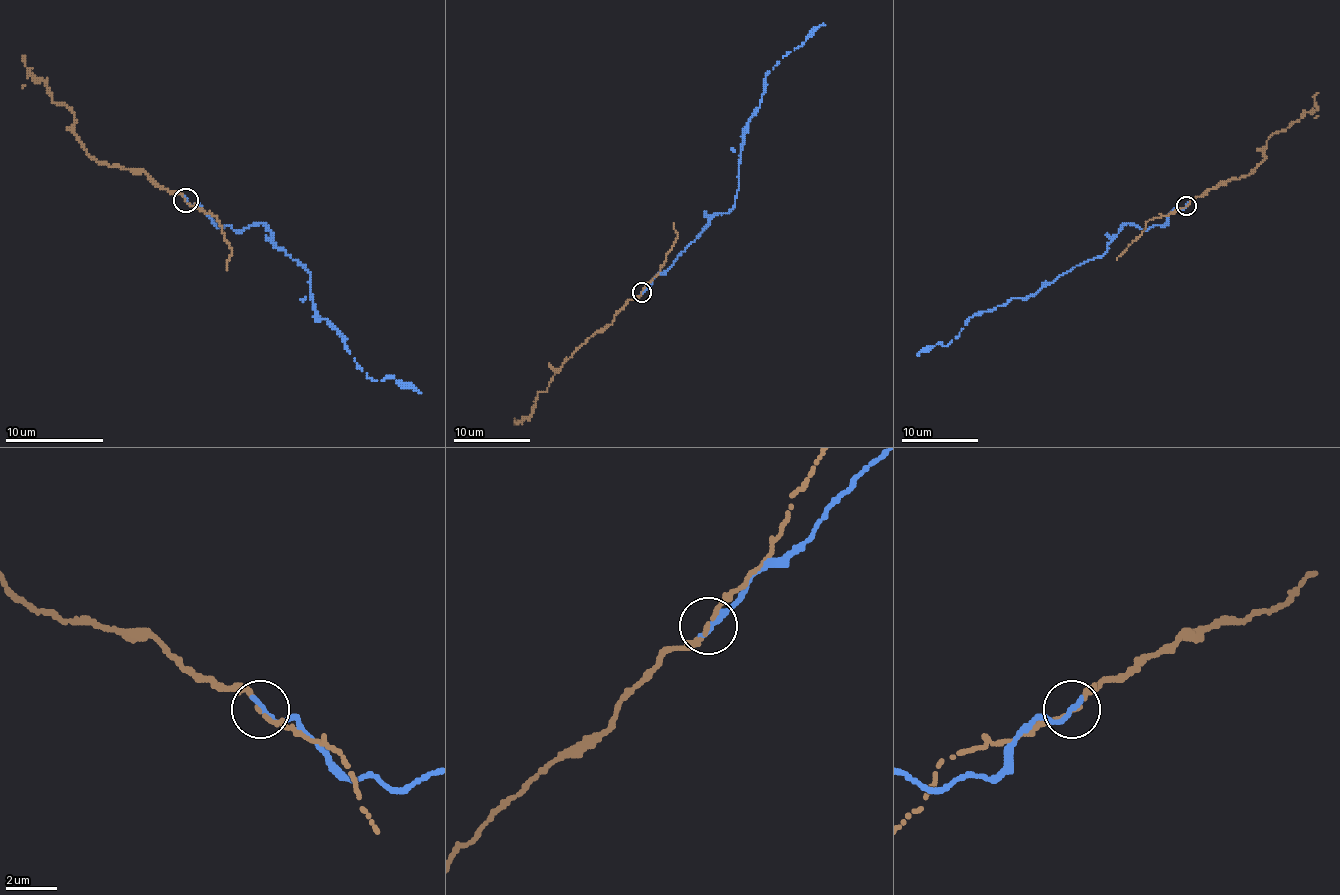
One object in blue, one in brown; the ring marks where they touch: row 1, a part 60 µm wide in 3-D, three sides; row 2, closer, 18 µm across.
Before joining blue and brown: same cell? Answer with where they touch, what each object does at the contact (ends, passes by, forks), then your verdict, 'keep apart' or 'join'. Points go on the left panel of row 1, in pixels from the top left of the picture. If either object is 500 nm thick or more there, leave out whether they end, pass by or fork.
at (185, 200); blue ends there; brown passes by; join

